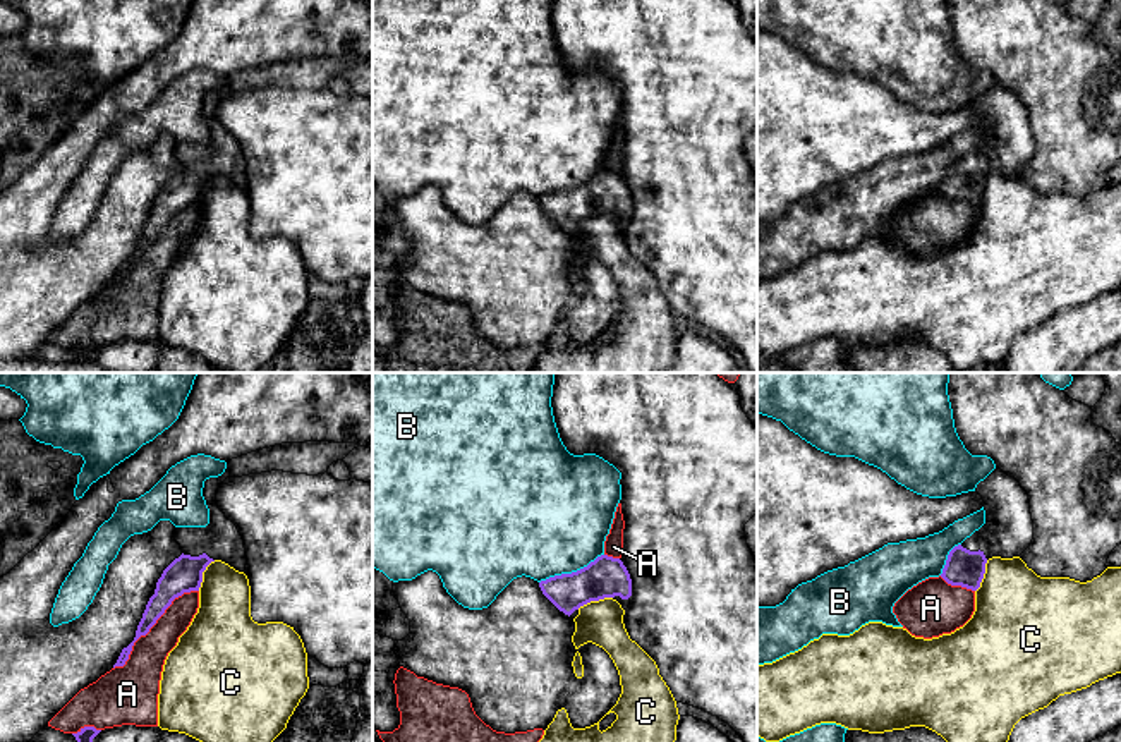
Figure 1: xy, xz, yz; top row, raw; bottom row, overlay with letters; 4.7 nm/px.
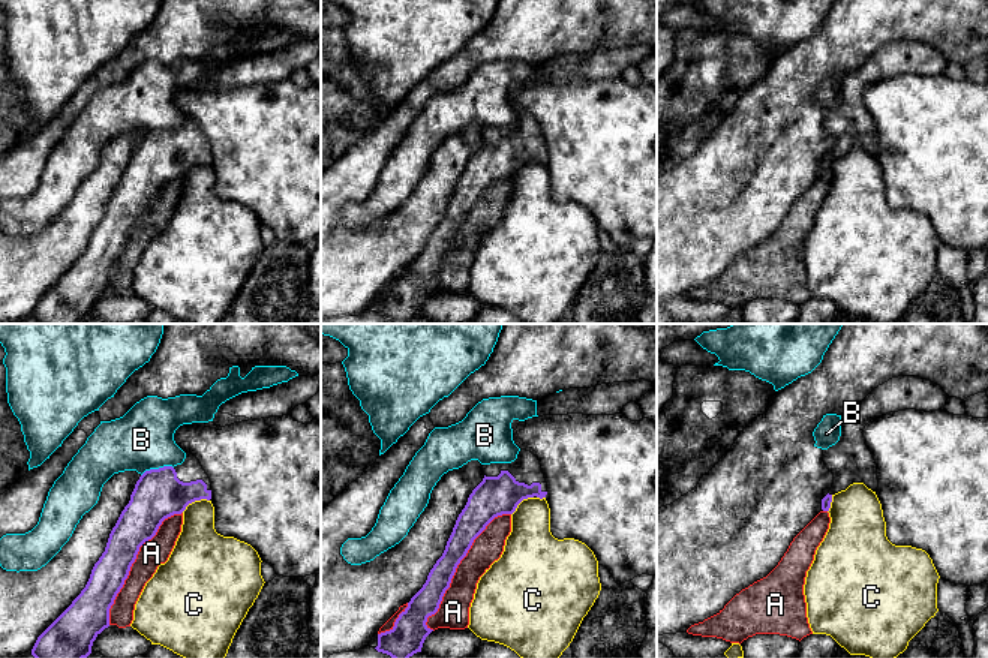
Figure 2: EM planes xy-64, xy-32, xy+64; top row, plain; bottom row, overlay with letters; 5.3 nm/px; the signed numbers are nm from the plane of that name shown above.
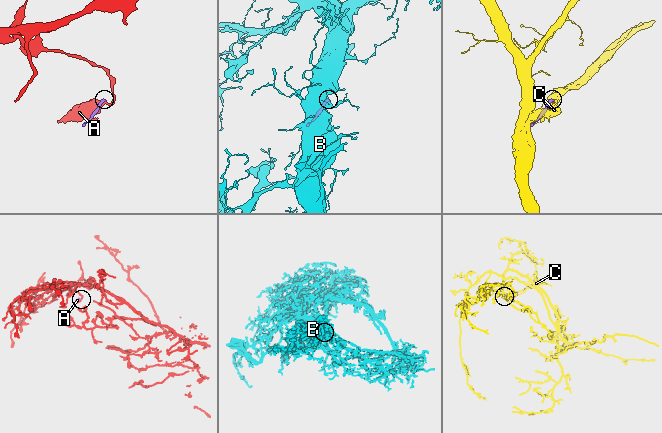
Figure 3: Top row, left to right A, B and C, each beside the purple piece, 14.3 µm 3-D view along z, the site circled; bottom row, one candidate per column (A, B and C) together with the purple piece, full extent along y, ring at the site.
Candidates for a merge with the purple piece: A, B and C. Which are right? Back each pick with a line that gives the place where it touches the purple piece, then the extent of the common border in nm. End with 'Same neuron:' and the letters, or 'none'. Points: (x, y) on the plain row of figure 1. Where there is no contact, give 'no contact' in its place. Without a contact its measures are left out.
Same neuron: none

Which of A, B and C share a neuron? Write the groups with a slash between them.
A / B / C

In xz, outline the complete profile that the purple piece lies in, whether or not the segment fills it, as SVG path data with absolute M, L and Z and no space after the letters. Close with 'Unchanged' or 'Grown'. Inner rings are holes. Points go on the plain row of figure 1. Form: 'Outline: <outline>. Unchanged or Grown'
Outline: M597 172L587 182L539 198L542 210L565 230L575 234L579 223L604 213L616 215L623 225L630 220L632 194L620 173Z. Grown

